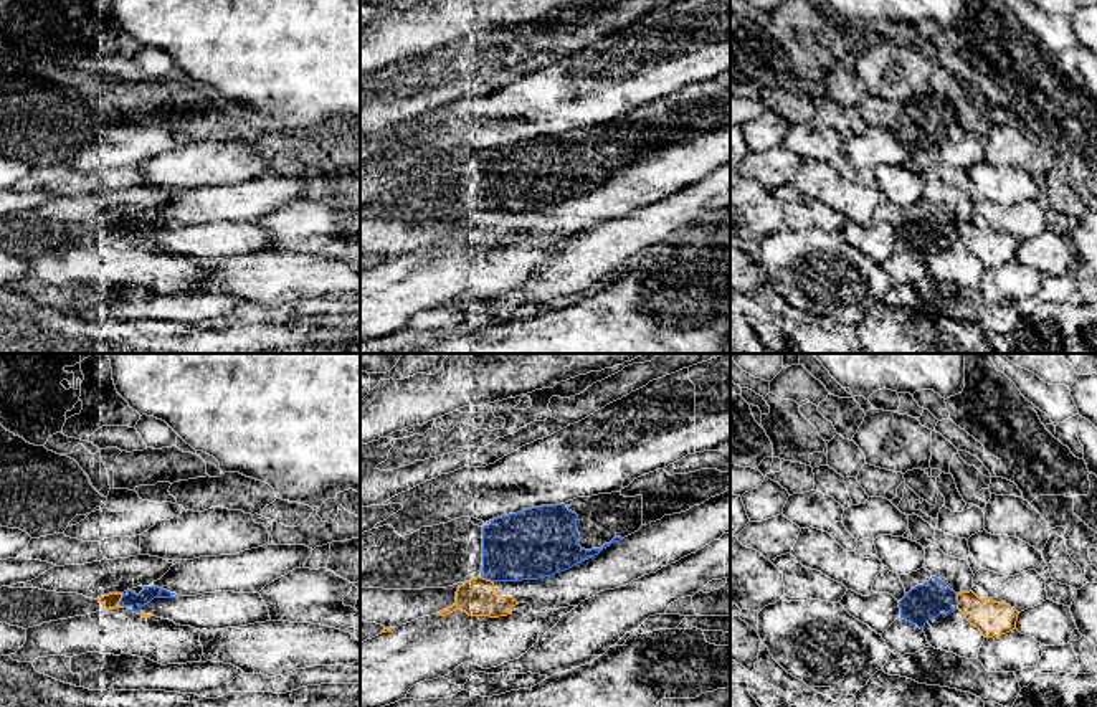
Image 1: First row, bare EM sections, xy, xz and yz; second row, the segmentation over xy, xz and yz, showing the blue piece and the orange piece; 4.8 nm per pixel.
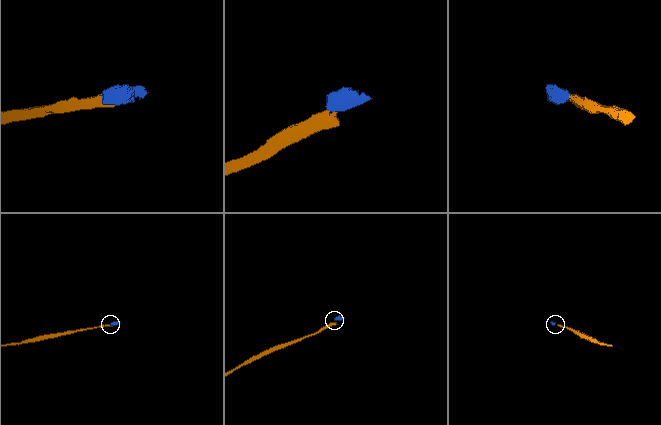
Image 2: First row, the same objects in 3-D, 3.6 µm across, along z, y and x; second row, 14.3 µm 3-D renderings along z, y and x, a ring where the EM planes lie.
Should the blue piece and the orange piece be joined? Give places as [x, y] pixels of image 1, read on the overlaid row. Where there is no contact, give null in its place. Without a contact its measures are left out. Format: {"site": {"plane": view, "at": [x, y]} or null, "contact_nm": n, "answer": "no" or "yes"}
{"site": {"plane": "xy", "at": [121, 600]}, "contact_nm": 70, "answer": "no"}

